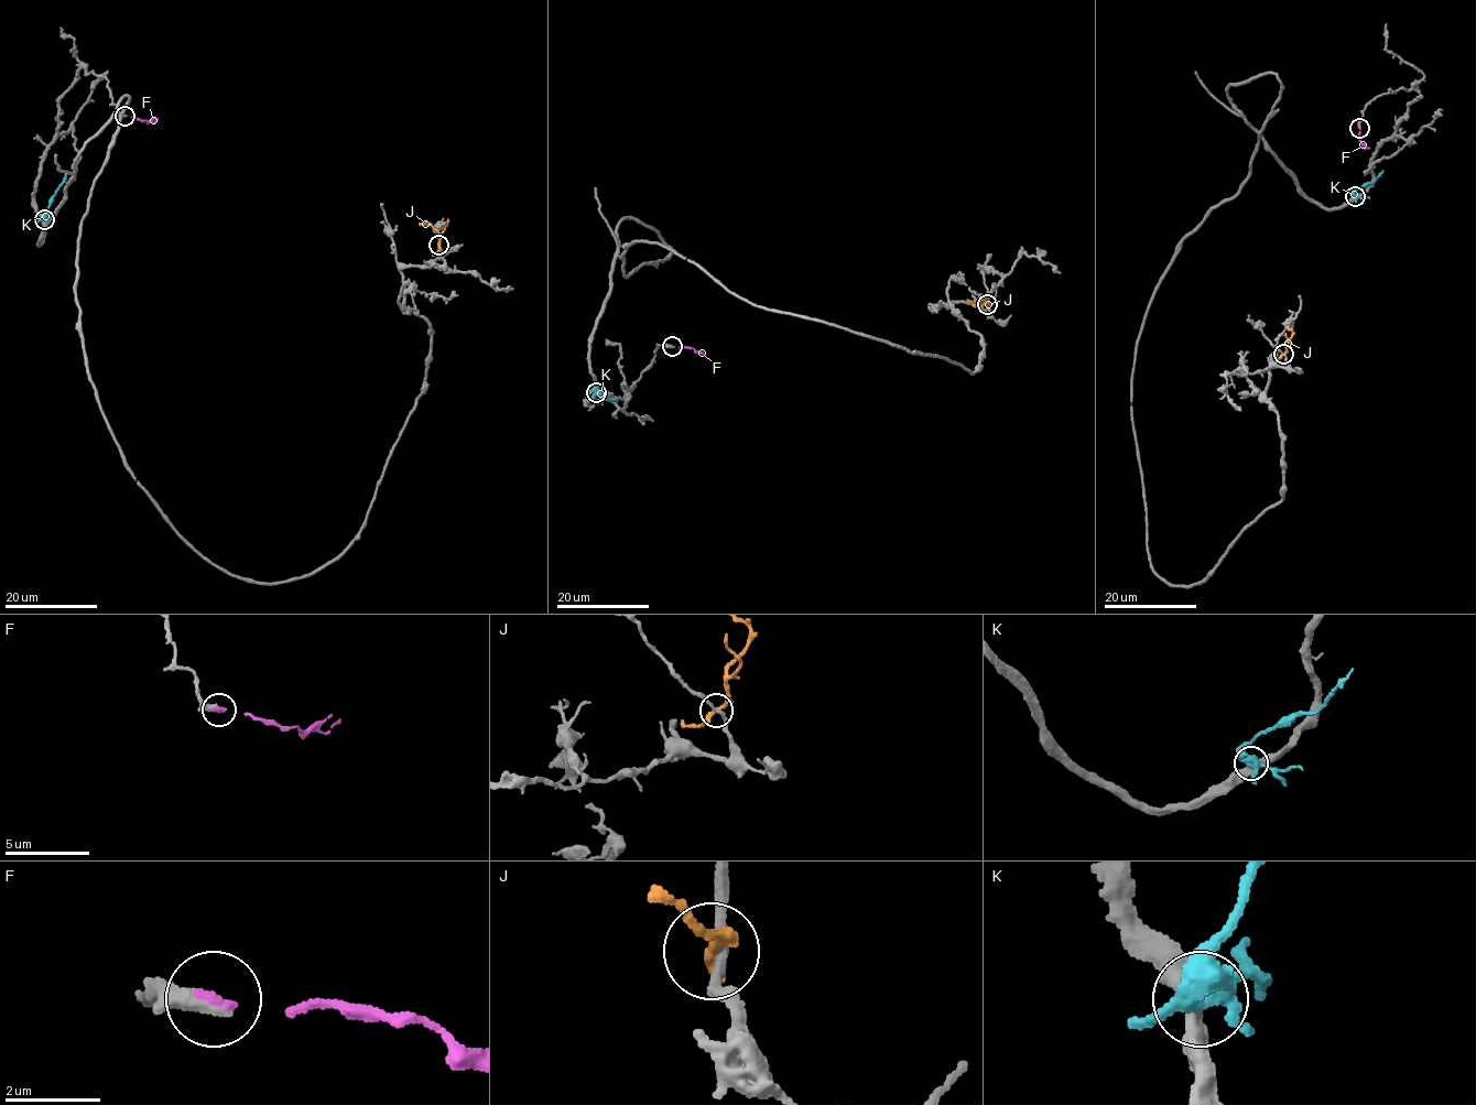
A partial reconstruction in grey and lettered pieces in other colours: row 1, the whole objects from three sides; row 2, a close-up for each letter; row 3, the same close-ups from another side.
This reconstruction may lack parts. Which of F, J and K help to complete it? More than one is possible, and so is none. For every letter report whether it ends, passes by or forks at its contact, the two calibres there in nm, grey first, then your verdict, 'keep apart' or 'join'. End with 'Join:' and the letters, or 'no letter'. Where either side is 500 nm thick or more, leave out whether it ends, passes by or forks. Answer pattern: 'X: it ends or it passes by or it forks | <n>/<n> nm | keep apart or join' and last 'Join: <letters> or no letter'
F: it ends | 360/240 nm | join
J: it passes by | 190/260 nm | keep apart
K: it forks | 400/320 nm | keep apart
Join: F

